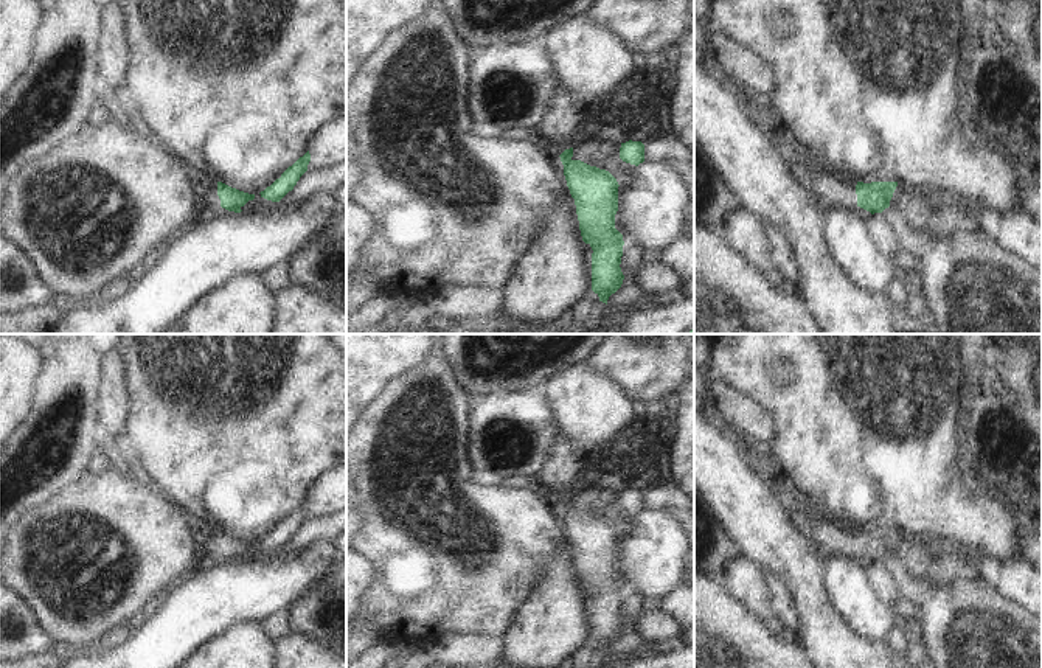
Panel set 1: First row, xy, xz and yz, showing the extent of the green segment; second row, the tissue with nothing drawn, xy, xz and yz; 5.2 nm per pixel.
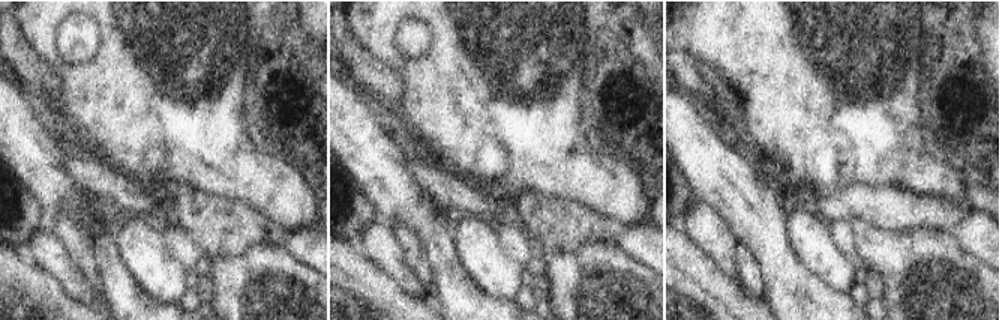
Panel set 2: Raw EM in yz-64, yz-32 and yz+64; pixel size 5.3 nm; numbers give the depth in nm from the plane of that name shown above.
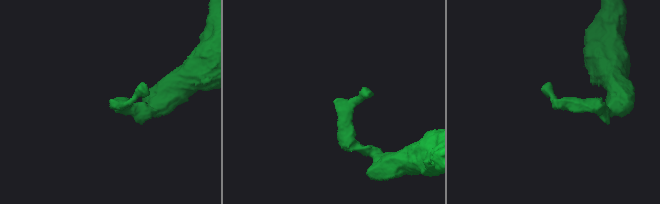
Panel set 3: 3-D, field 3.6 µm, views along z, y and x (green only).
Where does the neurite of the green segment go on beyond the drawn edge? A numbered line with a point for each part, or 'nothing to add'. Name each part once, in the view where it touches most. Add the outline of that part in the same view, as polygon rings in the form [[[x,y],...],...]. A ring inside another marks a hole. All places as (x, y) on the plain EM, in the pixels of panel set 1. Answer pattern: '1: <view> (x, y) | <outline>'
1: yz (830, 538) | [[[809,513],[789,514],[792,524],[804,536],[811,548],[823,559],[853,558],[857,555],[856,533],[851,525],[829,517]]]

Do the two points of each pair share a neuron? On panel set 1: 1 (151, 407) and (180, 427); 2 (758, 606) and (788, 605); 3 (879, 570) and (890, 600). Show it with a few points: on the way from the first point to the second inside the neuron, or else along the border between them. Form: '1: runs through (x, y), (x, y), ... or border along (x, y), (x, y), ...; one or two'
1: runs through (159, 407), (173, 420); one
2: border along (763, 570), (775, 612), (795, 634); two
3: runs through (881, 578), (887, 592); one

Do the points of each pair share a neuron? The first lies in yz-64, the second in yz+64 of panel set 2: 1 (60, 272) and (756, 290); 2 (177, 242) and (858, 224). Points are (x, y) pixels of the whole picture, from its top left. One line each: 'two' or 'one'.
1: two
2: two

